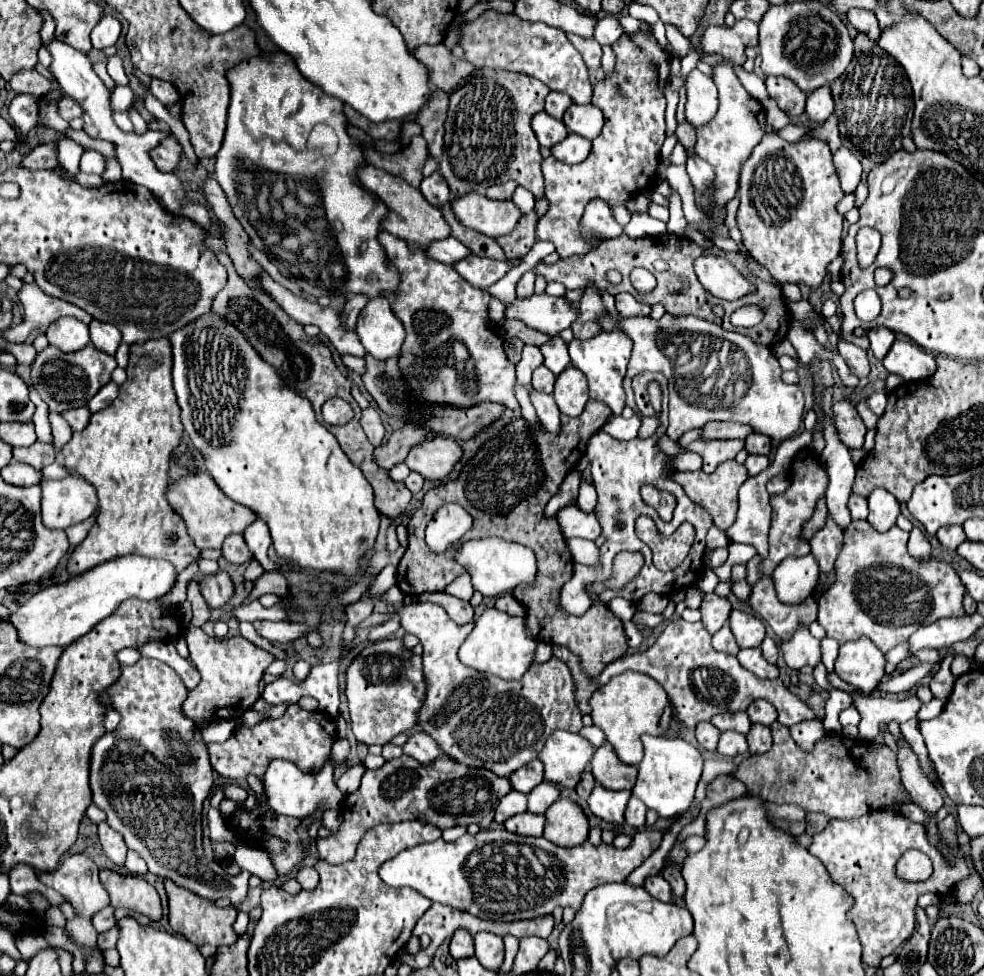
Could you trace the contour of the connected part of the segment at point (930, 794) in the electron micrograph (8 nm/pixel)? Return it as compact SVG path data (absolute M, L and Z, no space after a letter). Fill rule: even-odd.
M905 737L897 741L897 765L901 771L903 787L911 795L913 803L923 807L927 813L939 811L939 807L943 807L943 797L925 775L923 767L919 765L919 757L915 755Z

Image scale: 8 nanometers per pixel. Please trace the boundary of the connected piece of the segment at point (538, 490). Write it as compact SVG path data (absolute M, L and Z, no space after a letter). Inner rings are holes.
M589 401L579 417L561 417L563 431L559 435L543 431L541 425L539 429L531 429L531 425L527 425L523 419L507 425L499 437L483 445L483 449L469 461L467 469L463 467L455 481L435 485L425 493L421 507L411 515L407 525L409 545L397 567L397 587L407 595L443 591L453 579L465 573L465 569L453 559L455 551L433 553L425 543L425 525L433 513L445 503L459 503L473 517L473 527L465 537L467 541L501 537L505 541L515 541L533 549L537 557L537 577L529 587L519 587L513 593L513 597L525 609L527 633L531 639L537 643L567 647L581 659L581 671L587 677L597 677L607 663L615 661L619 655L623 657L629 649L623 623L607 605L595 599L581 617L573 617L557 609L559 589L565 581L571 579L573 573L573 559L563 535L559 533L559 525L555 525L555 519L543 517L543 507L557 491L567 471L571 471L577 465L577 459L585 455L587 441L603 427L609 415L611 409L607 409L607 405ZM517 493L525 493L525 499L517 501Z

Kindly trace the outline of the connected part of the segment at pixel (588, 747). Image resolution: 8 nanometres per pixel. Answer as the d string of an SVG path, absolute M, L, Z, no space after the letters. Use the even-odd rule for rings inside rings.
M555 731L539 753L545 765L545 779L575 789L583 769L593 759L593 745L577 733Z

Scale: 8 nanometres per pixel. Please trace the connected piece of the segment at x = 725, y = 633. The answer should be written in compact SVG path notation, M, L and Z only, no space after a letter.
M723 625L715 635L713 635L713 647L717 651L723 651L723 653L729 653L729 655L737 655L739 653L739 647L733 639L733 633L729 629L729 625Z

